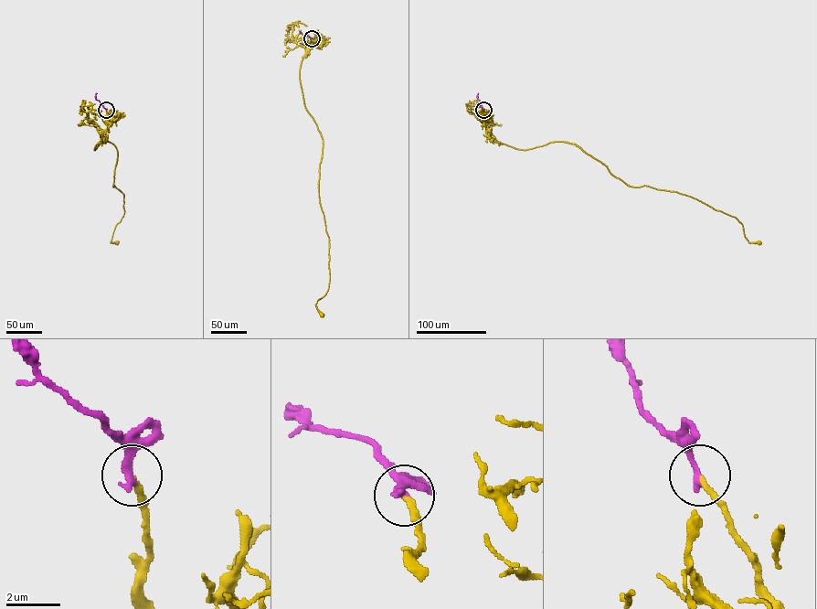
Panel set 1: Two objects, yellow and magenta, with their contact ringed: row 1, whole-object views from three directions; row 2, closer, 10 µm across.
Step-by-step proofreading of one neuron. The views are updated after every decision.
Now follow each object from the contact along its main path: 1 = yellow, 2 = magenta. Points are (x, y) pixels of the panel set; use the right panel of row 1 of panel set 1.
1: (483, 110), (497, 142), (523, 149), (575, 144), (630, 186), (675, 191), (735, 217), (748, 241), (758, 242)
2: (483, 110), (478, 93)

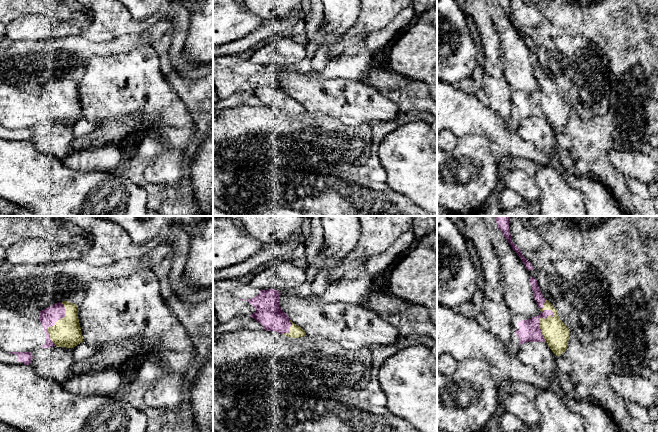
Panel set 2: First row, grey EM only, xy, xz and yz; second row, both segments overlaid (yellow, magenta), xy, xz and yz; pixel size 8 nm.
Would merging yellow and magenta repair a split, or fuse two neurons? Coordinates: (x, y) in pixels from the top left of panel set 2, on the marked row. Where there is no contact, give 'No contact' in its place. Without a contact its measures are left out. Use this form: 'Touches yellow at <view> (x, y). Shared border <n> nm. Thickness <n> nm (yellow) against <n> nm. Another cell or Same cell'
Touches yellow at yz (546, 318). Shared border 340 nm. Thickness 200 nm (yellow) against 180 nm. Same cell

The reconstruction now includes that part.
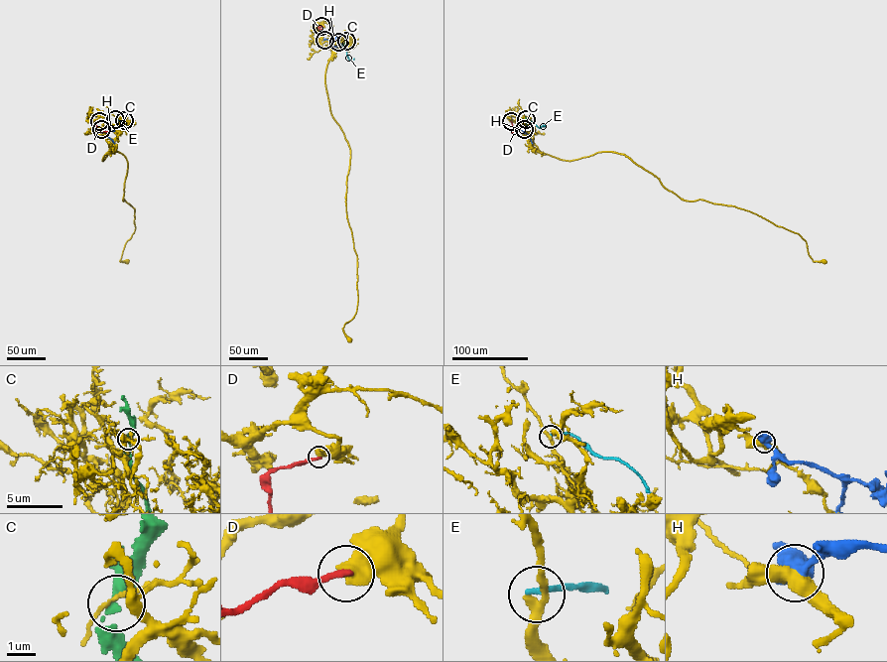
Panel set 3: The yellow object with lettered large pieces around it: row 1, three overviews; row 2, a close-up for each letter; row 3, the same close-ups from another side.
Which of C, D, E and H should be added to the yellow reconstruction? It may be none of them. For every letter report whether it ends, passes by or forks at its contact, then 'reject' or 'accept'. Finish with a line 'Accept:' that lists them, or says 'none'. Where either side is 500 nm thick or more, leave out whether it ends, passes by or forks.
C: it passes by; reject
D: reject
E: it ends; reject
H: reject
Accept: none

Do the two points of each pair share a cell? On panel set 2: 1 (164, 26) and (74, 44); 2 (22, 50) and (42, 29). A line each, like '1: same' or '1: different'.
1: same
2: different

